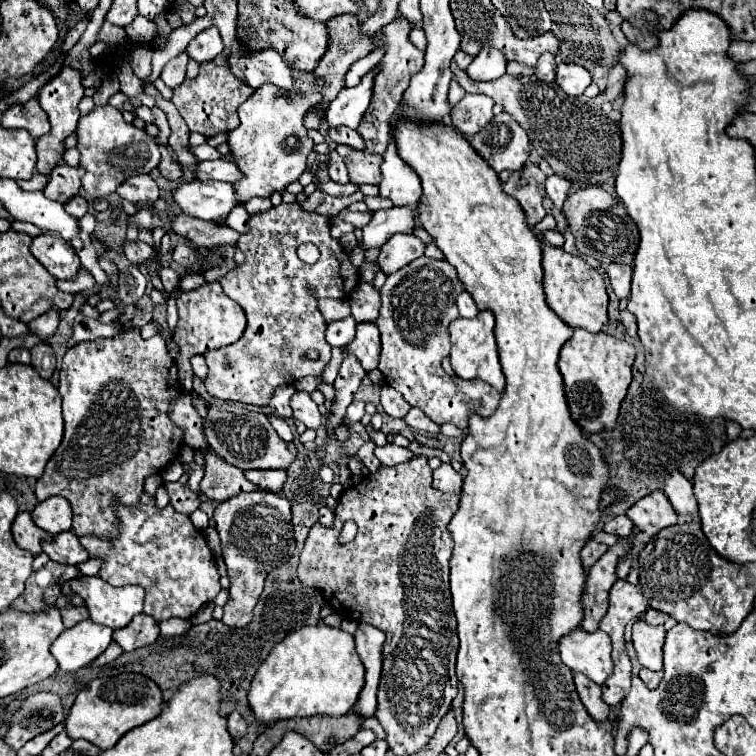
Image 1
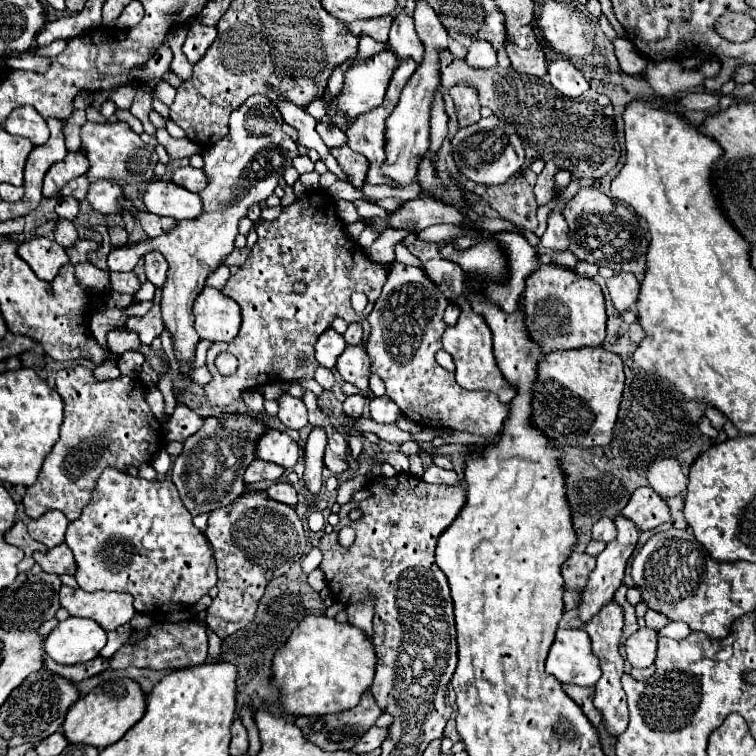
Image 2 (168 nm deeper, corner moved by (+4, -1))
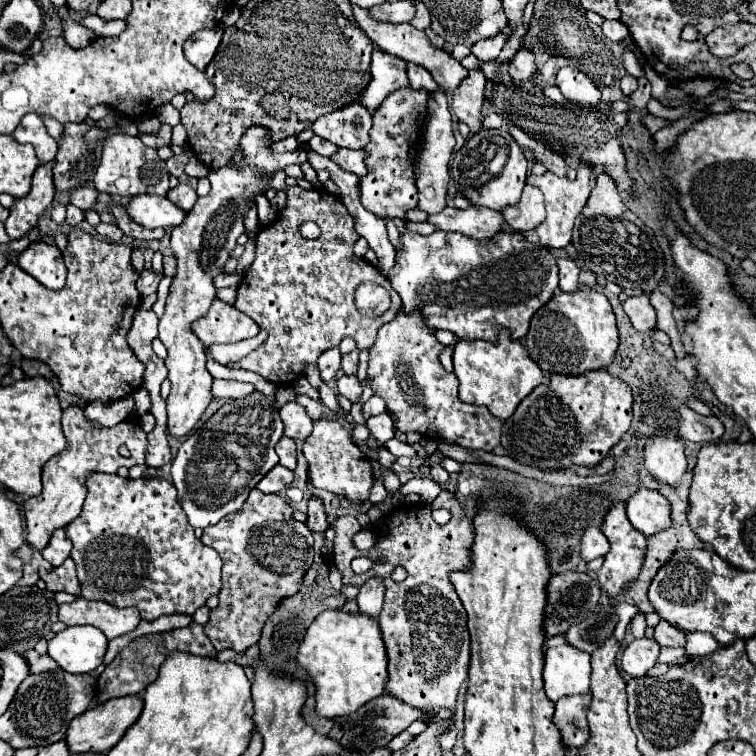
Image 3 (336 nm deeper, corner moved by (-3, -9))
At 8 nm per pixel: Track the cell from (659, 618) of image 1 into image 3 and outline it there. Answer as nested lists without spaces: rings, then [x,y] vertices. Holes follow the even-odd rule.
[[[660,620],[658,626],[654,628],[654,638],[660,646],[684,646],[686,632],[668,624],[666,620]]]

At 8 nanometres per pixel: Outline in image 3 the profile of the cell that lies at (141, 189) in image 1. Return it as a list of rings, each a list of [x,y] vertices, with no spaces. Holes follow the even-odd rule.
[[[78,188],[78,190],[70,192],[70,202],[74,206],[78,206],[80,210],[88,212],[88,210],[96,210],[98,196],[100,196],[100,192],[94,188]]]

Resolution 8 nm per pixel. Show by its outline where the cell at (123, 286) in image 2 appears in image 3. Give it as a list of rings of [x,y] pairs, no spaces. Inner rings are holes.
[[[144,270],[144,272],[140,274],[138,282],[136,282],[136,288],[138,288],[140,296],[144,298],[144,296],[148,296],[148,294],[156,292],[160,278],[162,278],[162,274],[156,274],[154,270]]]

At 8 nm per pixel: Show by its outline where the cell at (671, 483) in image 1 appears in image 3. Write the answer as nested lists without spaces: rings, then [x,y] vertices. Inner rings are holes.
[[[662,434],[650,438],[652,442],[646,444],[644,450],[644,466],[646,470],[662,484],[668,484],[672,488],[680,486],[686,476],[686,456],[682,440],[674,434]]]

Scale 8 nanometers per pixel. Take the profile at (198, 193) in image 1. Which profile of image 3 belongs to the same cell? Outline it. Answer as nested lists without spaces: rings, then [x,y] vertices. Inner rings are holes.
[[[140,194],[126,206],[128,214],[146,228],[174,228],[186,220],[186,212],[164,196]]]

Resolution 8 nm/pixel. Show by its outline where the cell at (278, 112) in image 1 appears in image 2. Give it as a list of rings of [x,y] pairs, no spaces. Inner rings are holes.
[[[263,94],[247,98],[241,108],[233,110],[229,134],[201,152],[205,162],[203,172],[207,174],[207,186],[199,190],[199,196],[203,198],[203,214],[191,222],[177,222],[175,228],[157,238],[159,252],[169,262],[169,274],[161,294],[163,326],[171,334],[173,354],[179,364],[179,372],[185,378],[189,378],[193,370],[189,362],[193,360],[195,348],[201,340],[193,328],[191,306],[195,298],[205,288],[209,274],[213,274],[233,252],[237,224],[247,216],[247,208],[251,204],[265,204],[277,188],[285,168],[289,168],[291,160],[299,156],[297,144],[281,130],[281,124],[281,112],[275,110],[271,100]]]

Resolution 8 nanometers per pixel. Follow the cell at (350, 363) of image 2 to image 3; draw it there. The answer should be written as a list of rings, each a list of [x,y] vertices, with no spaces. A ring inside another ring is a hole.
[[[344,374],[344,376],[338,380],[338,390],[340,390],[340,394],[346,396],[348,400],[358,402],[358,400],[362,398],[364,386],[360,384],[360,380],[358,380],[356,374],[352,374],[352,376],[346,376],[346,374]]]

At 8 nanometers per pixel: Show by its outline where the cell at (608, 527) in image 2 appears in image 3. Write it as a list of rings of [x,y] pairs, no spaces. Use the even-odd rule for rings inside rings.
[[[588,528],[586,534],[582,536],[582,558],[586,558],[586,562],[604,556],[610,550],[610,542],[606,542],[606,536],[600,528]]]

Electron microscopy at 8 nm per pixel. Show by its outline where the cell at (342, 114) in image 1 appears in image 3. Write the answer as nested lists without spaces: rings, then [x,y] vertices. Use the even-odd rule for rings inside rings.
[[[374,48],[372,66],[370,66],[370,82],[362,90],[358,102],[366,106],[370,112],[378,110],[378,106],[398,88],[408,86],[406,82],[406,62],[398,56],[386,54],[384,50]]]

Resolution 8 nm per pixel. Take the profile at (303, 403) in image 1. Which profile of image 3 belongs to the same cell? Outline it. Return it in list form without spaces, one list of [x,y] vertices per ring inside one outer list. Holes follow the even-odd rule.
[[[288,402],[280,408],[280,418],[284,422],[284,436],[292,440],[306,440],[312,432],[312,418],[298,402]]]

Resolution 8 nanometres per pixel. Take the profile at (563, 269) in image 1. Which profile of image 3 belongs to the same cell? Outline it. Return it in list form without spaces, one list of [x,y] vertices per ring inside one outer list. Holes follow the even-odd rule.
[[[590,288],[554,294],[534,314],[526,334],[526,346],[532,360],[546,372],[582,374],[586,370],[606,368],[618,348],[618,330],[608,298]]]

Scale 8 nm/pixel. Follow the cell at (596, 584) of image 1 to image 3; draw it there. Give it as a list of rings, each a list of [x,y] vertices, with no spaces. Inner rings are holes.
[[[624,502],[610,508],[610,512],[604,518],[602,532],[606,534],[606,538],[610,542],[610,552],[604,556],[604,564],[598,570],[598,580],[600,580],[600,586],[606,592],[606,596],[610,600],[614,600],[640,574],[642,564],[644,564],[644,554],[646,554],[646,538],[630,524],[630,520],[624,512]]]

